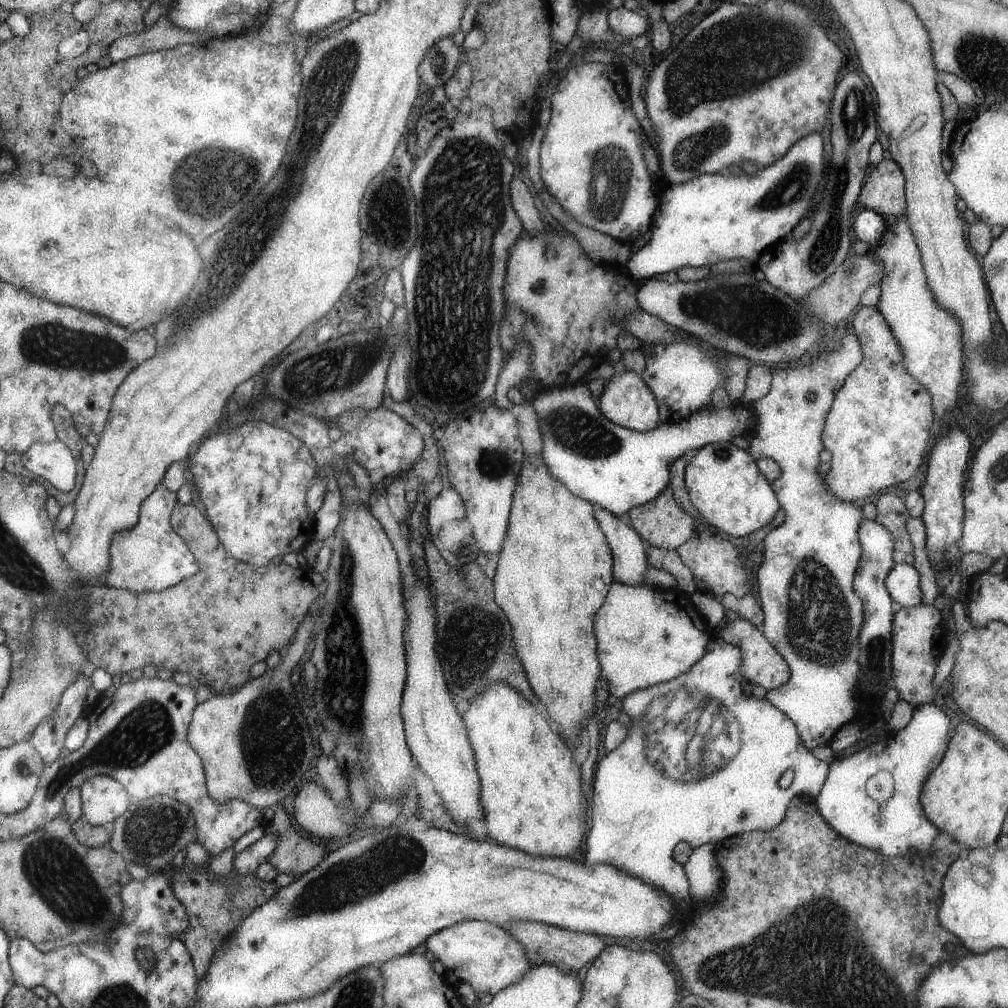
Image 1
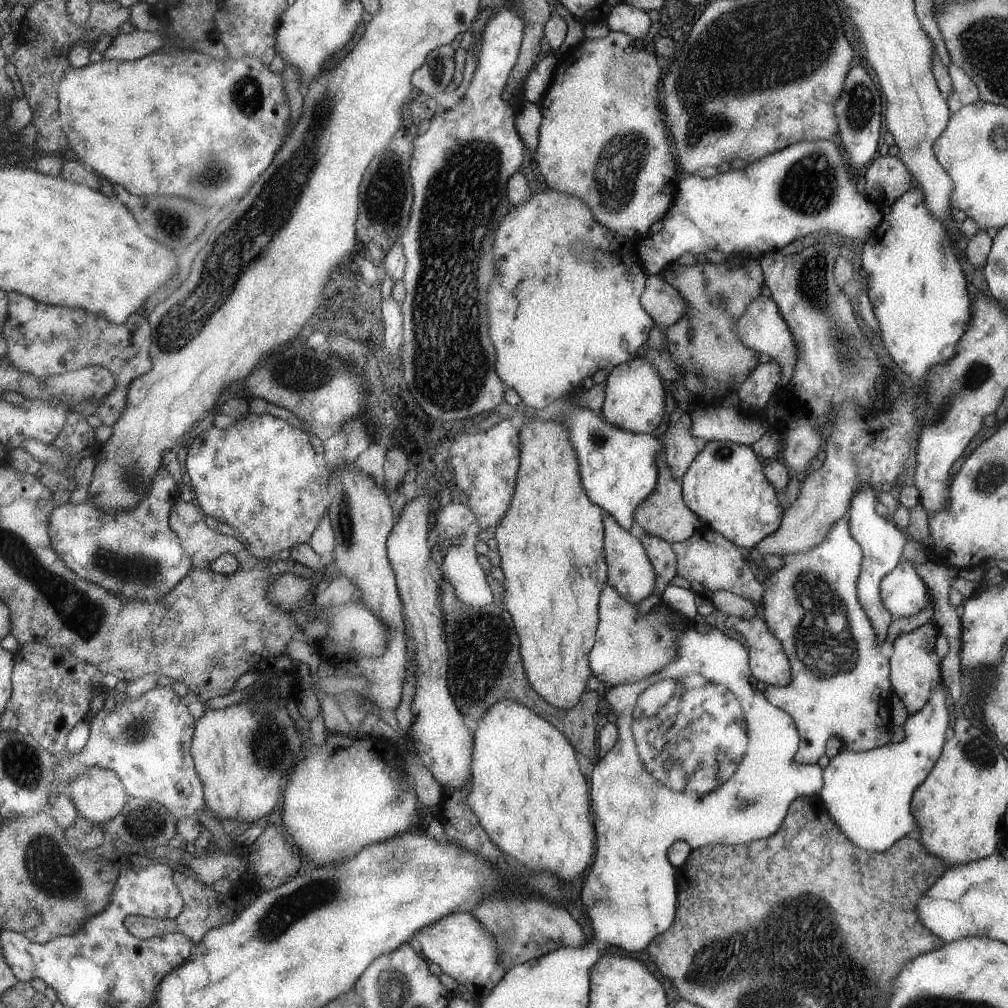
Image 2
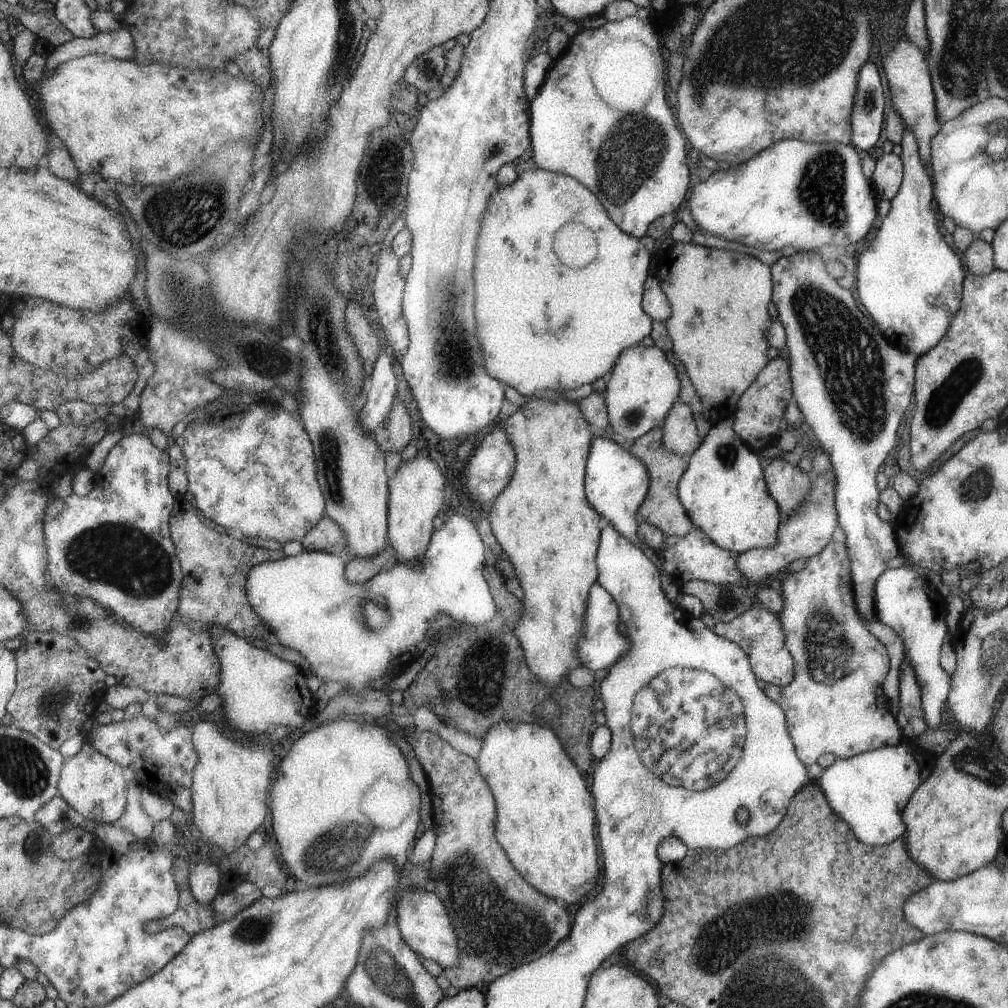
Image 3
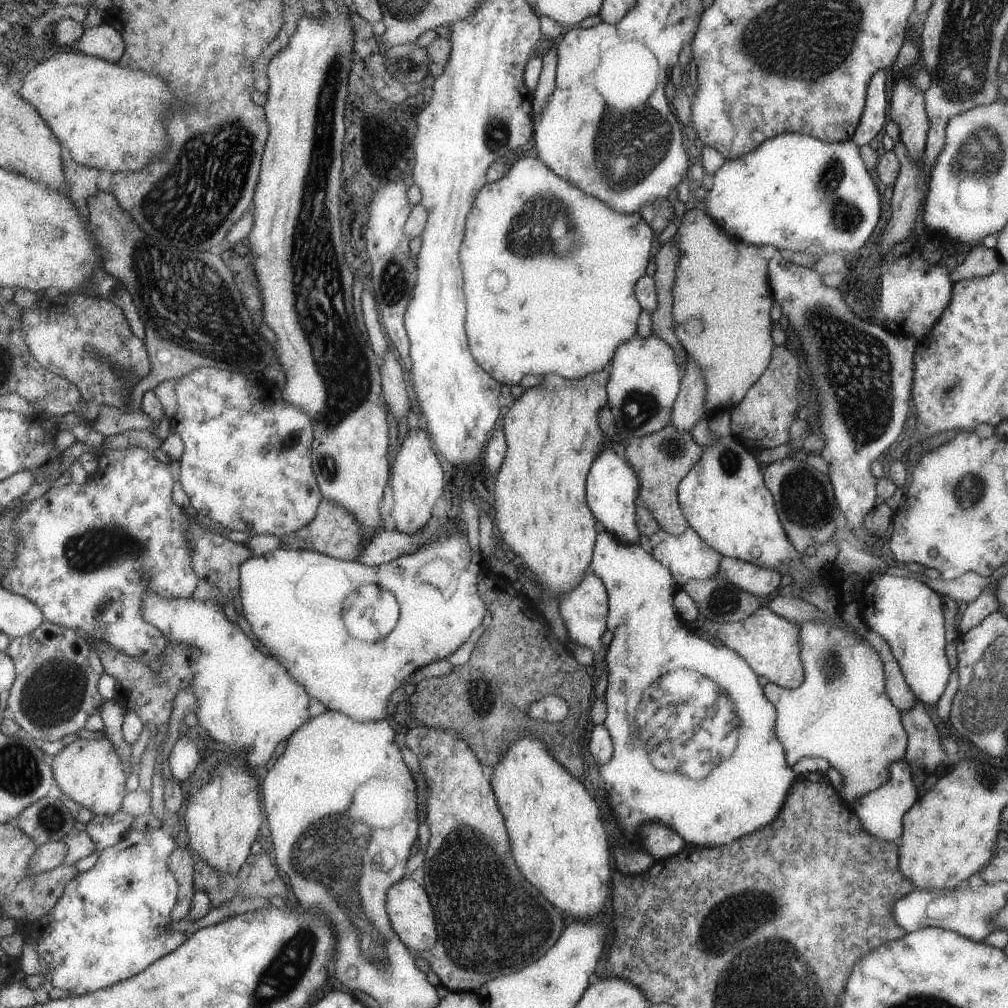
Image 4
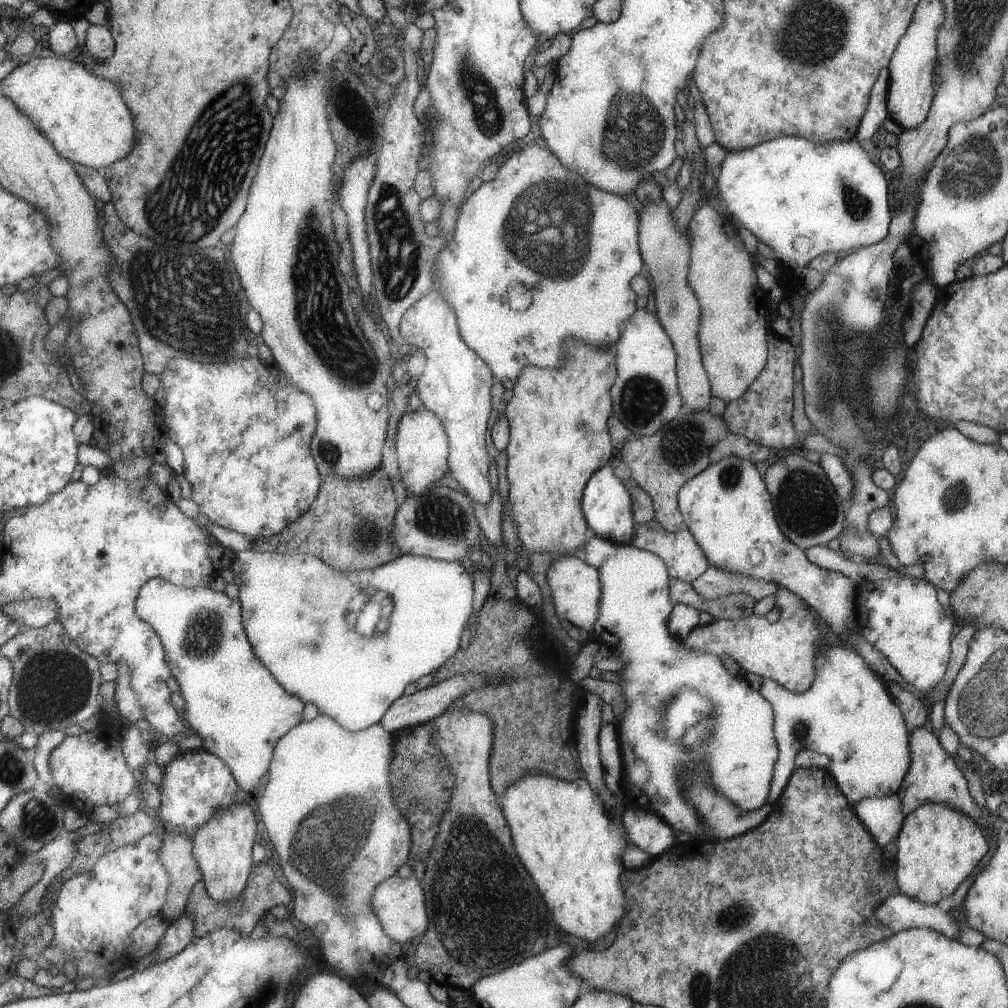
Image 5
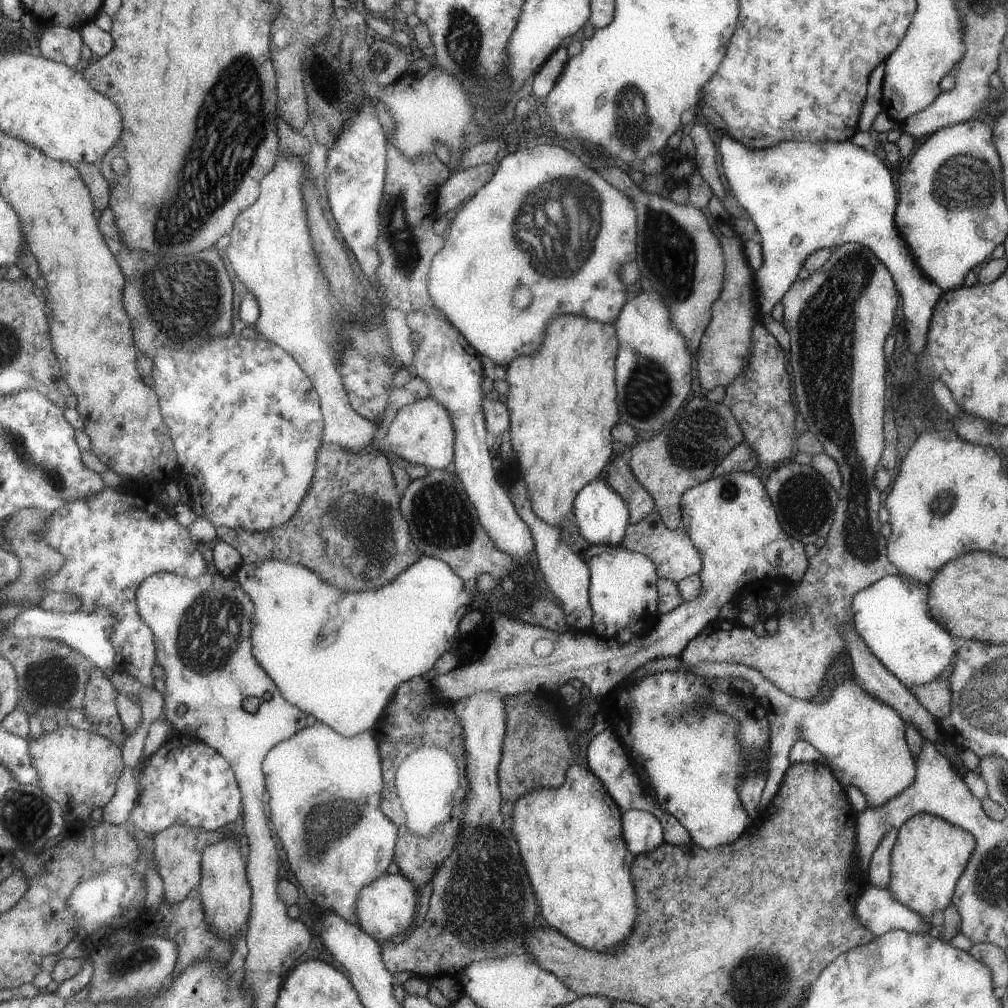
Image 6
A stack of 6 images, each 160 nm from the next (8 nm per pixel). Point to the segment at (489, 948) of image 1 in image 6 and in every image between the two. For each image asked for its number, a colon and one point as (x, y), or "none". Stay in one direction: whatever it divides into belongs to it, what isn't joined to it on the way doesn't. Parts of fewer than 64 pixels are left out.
2: (457, 943)
3: (423, 922)
4: (408, 906)
5: (399, 903)
6: (384, 908)

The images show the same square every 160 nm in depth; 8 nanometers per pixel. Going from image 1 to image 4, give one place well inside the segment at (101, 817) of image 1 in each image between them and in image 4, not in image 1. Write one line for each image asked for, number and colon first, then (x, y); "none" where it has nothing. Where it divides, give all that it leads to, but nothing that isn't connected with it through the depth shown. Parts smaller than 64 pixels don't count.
2: (100, 794)
3: (95, 786)
4: (91, 773)

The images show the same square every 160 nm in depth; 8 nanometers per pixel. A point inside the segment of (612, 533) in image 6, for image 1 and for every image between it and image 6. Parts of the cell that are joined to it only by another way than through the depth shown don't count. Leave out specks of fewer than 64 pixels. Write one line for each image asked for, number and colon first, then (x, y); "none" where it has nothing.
1: (612, 467)
2: (618, 469)
3: (616, 481)
4: (612, 485)
5: (606, 505)

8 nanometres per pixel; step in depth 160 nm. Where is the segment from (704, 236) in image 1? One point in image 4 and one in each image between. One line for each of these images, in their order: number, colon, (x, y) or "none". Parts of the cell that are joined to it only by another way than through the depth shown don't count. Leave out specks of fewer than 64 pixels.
2: (805, 188)
3: (804, 196)
4: (788, 194)

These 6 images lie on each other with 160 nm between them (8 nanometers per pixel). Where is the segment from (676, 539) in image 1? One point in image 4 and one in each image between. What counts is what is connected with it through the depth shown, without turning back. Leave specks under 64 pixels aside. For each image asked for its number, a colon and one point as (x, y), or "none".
2: (664, 514)
3: (661, 508)
4: (661, 460)

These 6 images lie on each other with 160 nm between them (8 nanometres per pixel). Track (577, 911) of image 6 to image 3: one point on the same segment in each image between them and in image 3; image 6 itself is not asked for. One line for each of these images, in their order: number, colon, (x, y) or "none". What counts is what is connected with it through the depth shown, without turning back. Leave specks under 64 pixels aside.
3: (545, 820)
4: (556, 834)
5: (573, 850)

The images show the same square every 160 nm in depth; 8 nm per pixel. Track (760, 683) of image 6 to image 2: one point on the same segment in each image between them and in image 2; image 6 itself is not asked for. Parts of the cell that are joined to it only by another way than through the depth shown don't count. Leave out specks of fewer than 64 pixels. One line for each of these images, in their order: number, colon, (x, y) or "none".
2: (840, 688)
3: (833, 705)
4: (840, 712)
5: (847, 715)

